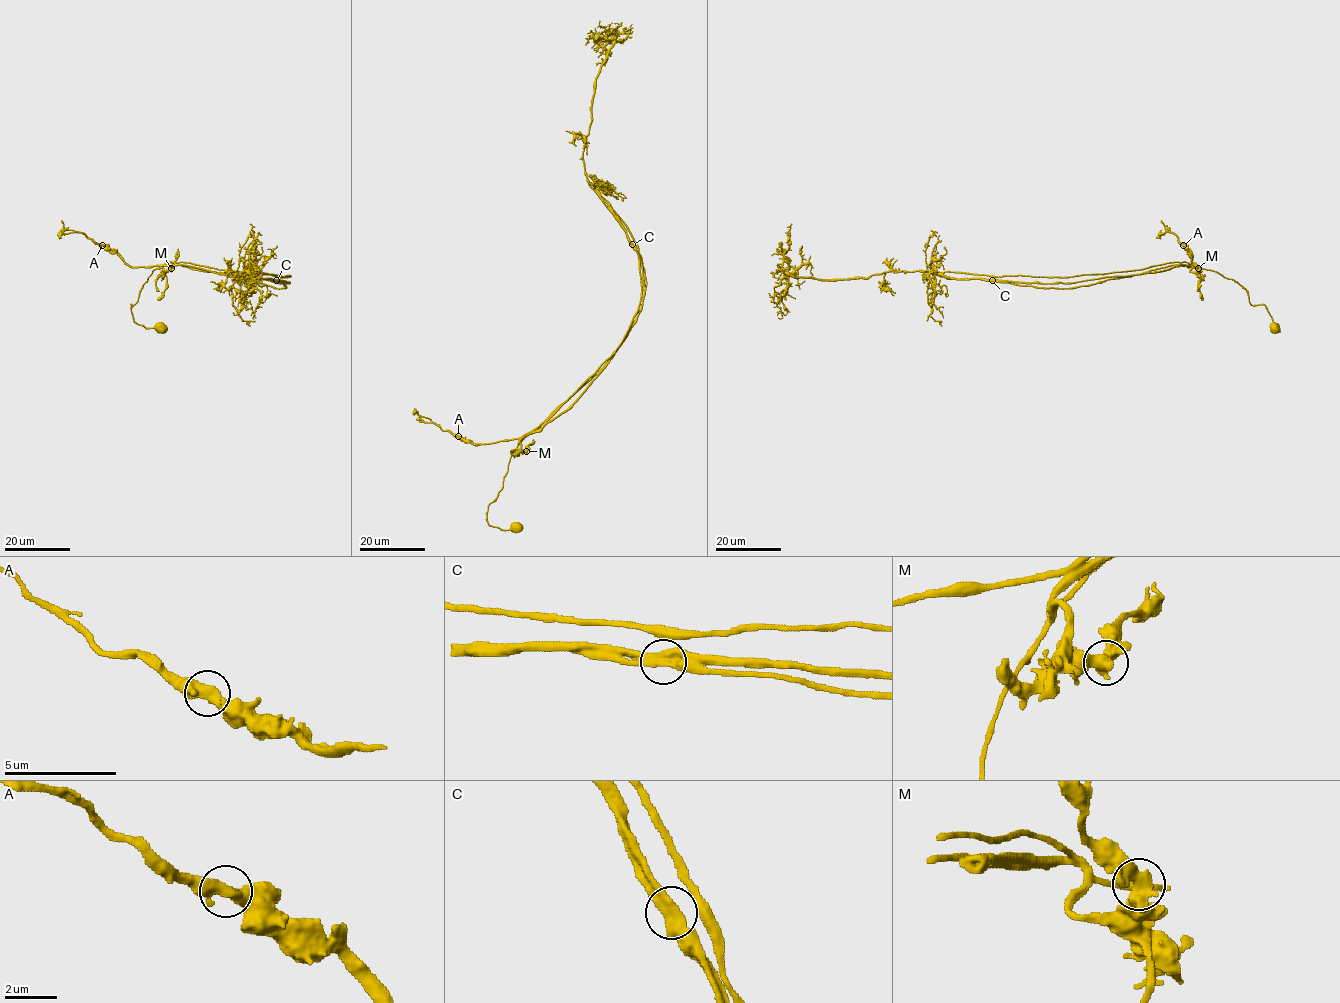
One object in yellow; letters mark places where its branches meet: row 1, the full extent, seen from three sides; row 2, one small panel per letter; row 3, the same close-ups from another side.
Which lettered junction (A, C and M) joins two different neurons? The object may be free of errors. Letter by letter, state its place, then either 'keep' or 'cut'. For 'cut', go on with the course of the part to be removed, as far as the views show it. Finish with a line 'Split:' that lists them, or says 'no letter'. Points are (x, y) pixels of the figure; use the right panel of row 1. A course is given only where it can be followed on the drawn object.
A: at (1183, 245); keep
C: at (992, 280); cut; foreign part runs (992, 280), (1076, 288), (1175, 265), (1191, 266), (1192, 254), (1173, 232), (1166, 232), (1155, 237)
M: at (1198, 268); keep
Split: C

